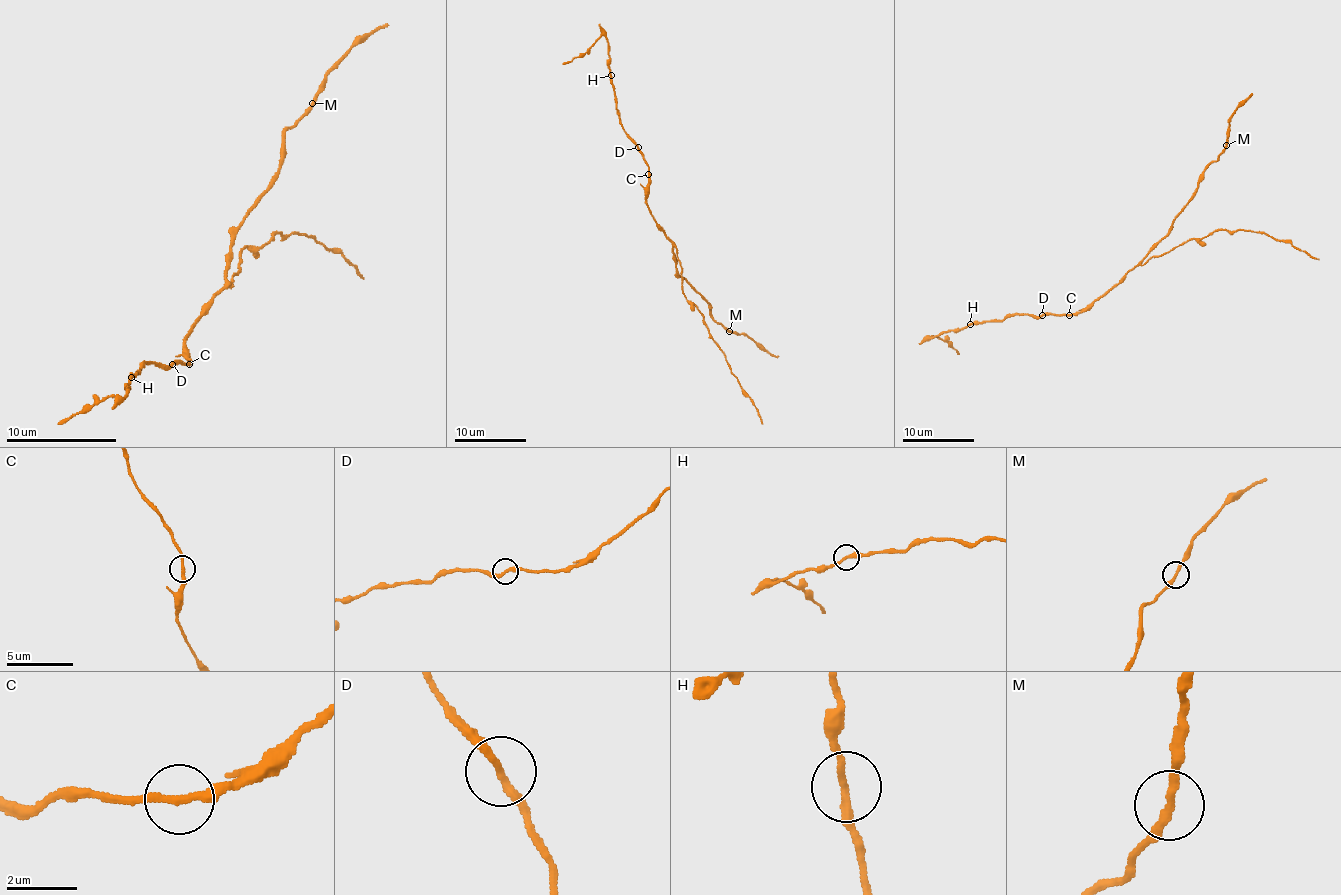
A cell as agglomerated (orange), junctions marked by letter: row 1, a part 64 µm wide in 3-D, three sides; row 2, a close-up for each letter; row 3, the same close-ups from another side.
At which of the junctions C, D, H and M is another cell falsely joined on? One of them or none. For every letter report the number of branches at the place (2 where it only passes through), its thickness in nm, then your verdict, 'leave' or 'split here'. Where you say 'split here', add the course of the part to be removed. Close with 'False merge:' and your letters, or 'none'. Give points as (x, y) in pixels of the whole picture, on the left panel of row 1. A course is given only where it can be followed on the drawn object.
C: 2 branches meet; 240 nm thick; leave
D: 2 branches meet; 240 nm thick; leave
H: 2 branches meet; 240 nm thick; leave
M: 2 branches meet; 240 nm thick; leave
False merge: none

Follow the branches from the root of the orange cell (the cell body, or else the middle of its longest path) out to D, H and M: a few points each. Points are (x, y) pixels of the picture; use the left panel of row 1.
D: (200, 314), (186, 333), (189, 364), (172, 364)
H: (200, 314), (186, 333), (189, 364), (169, 366), (145, 364), (131, 377)
M: (200, 314), (225, 284), (230, 239), (238, 223), (280, 165), (283, 135), (313, 104)

